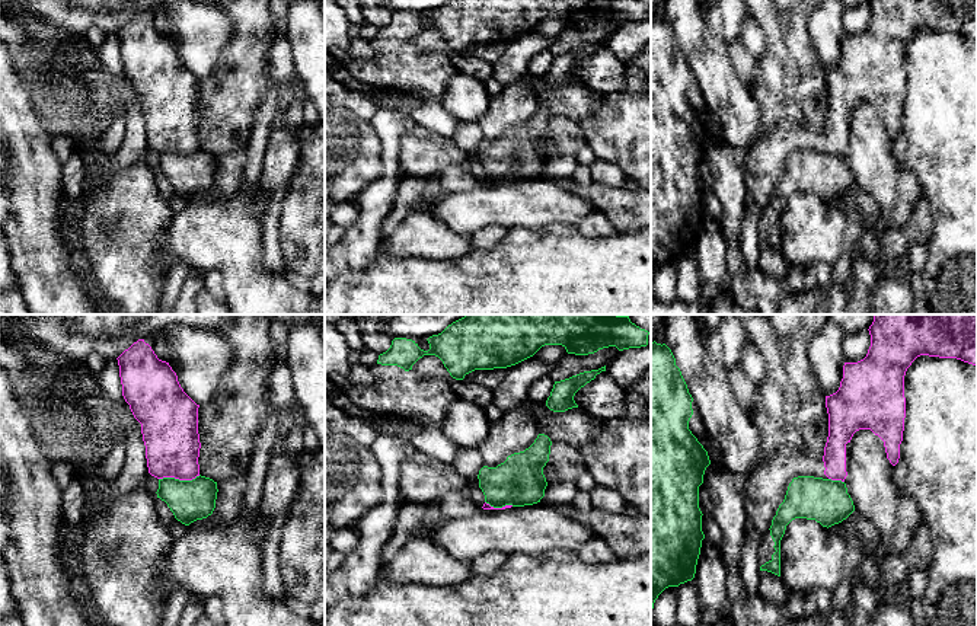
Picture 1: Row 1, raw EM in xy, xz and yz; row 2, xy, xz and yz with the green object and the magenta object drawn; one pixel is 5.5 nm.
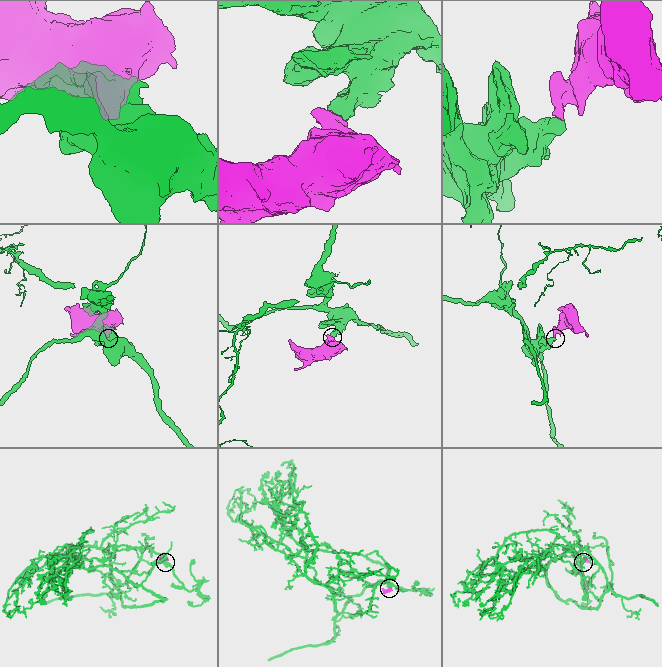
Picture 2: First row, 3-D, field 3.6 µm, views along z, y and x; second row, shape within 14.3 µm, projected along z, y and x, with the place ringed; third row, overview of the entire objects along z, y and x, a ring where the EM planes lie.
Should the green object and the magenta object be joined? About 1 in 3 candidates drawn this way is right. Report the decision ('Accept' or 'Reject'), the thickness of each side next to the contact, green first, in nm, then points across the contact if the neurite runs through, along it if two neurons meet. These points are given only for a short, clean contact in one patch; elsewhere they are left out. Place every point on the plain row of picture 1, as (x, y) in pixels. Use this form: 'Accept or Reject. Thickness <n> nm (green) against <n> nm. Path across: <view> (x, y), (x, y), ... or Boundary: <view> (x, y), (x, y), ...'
Reject. Thickness 220 nm (green) against 300 nm. Boundary: xy (200, 149), (191, 153), (159, 153)

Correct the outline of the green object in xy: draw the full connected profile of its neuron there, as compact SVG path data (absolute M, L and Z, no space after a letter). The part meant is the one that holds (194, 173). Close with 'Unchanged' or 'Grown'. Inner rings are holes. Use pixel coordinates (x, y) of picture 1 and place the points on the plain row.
M205 150L192 154L159 153L157 172L165 175L175 192L185 199L213 188L217 173L217 156Z. Unchanged

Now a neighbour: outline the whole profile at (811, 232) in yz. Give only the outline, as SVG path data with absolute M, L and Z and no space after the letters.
M795 192L780 214L780 253L789 266L833 266L843 249L846 213L831 208L815 194Z

